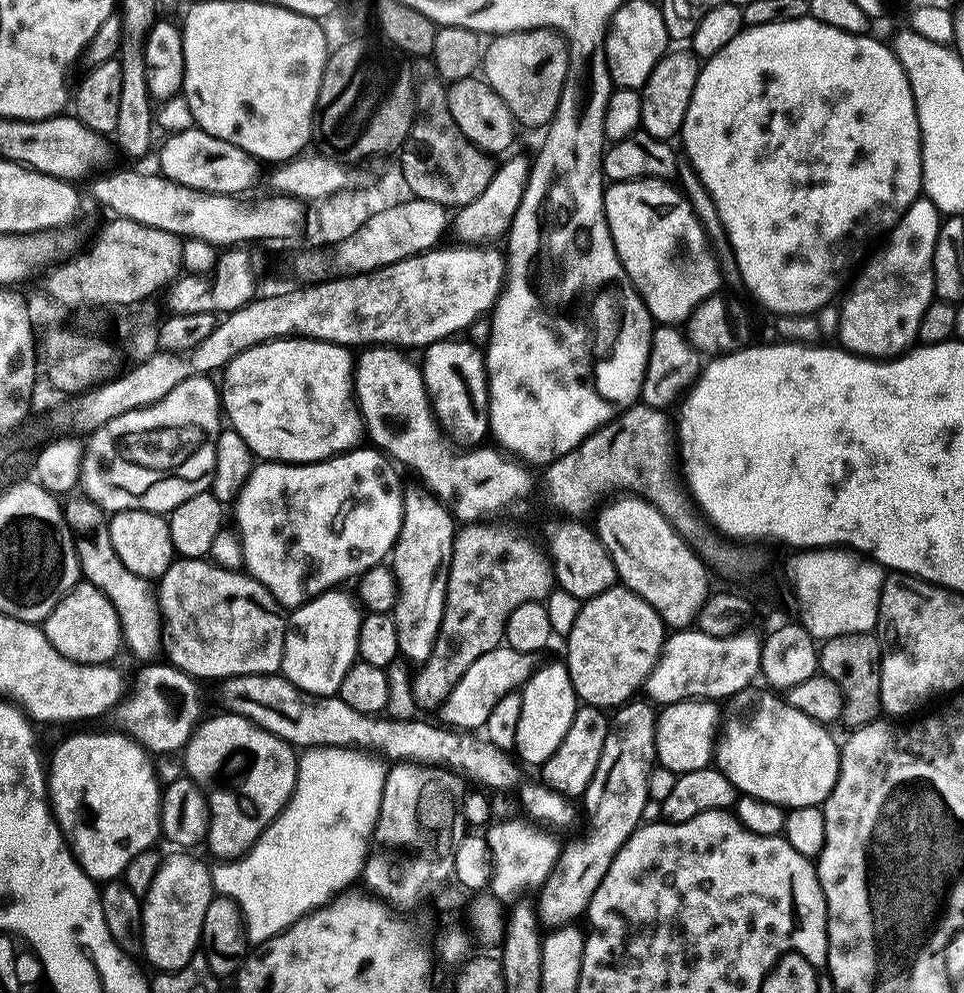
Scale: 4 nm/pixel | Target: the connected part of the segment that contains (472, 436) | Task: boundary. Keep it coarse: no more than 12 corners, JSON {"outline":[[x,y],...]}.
{"outline":[[437,340],[422,371],[436,423],[471,450],[490,432],[485,353]]}

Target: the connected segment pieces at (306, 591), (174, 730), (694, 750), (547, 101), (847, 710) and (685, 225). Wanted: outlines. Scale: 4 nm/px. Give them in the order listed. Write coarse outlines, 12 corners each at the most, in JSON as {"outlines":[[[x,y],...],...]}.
{"outlines":[[[357,446],[257,463],[236,495],[247,575],[285,609],[396,545],[402,480]],[[141,667],[116,728],[149,754],[176,754],[198,727],[193,677]],[[680,700],[659,709],[659,767],[674,774],[714,760],[718,708]],[[550,28],[487,41],[482,76],[517,125],[552,123],[568,45]],[[875,631],[823,641],[818,668],[844,691],[843,723],[881,715]],[[675,183],[604,190],[618,258],[660,326],[717,295],[720,265]]]}

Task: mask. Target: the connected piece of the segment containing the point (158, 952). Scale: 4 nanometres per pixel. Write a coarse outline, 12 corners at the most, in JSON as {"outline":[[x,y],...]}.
{"outline":[[166,856],[142,898],[157,971],[190,965],[215,896],[209,865]]}

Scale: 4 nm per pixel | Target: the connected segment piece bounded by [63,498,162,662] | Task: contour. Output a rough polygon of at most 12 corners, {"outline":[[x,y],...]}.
{"outline":[[65,503],[81,577],[110,598],[123,647],[155,657],[157,589],[126,570],[100,505]]}

